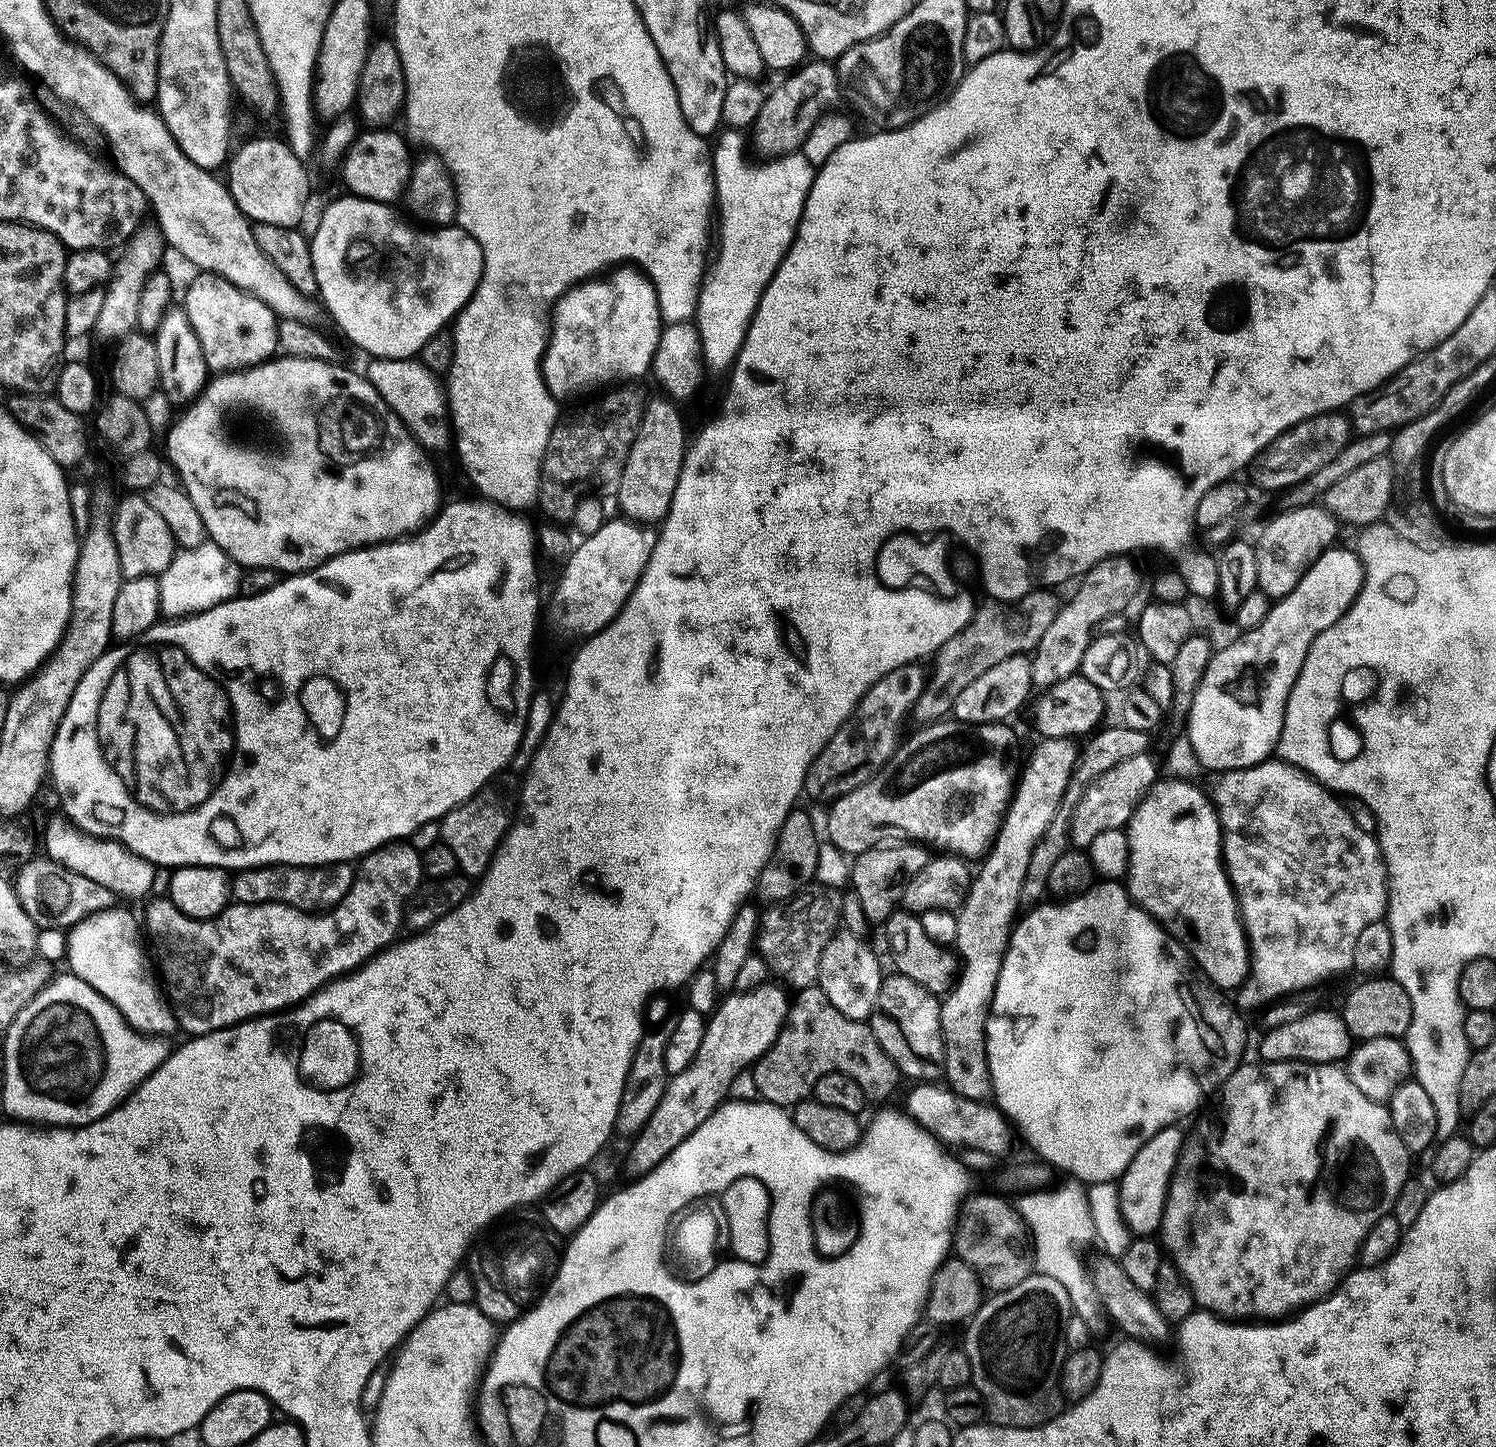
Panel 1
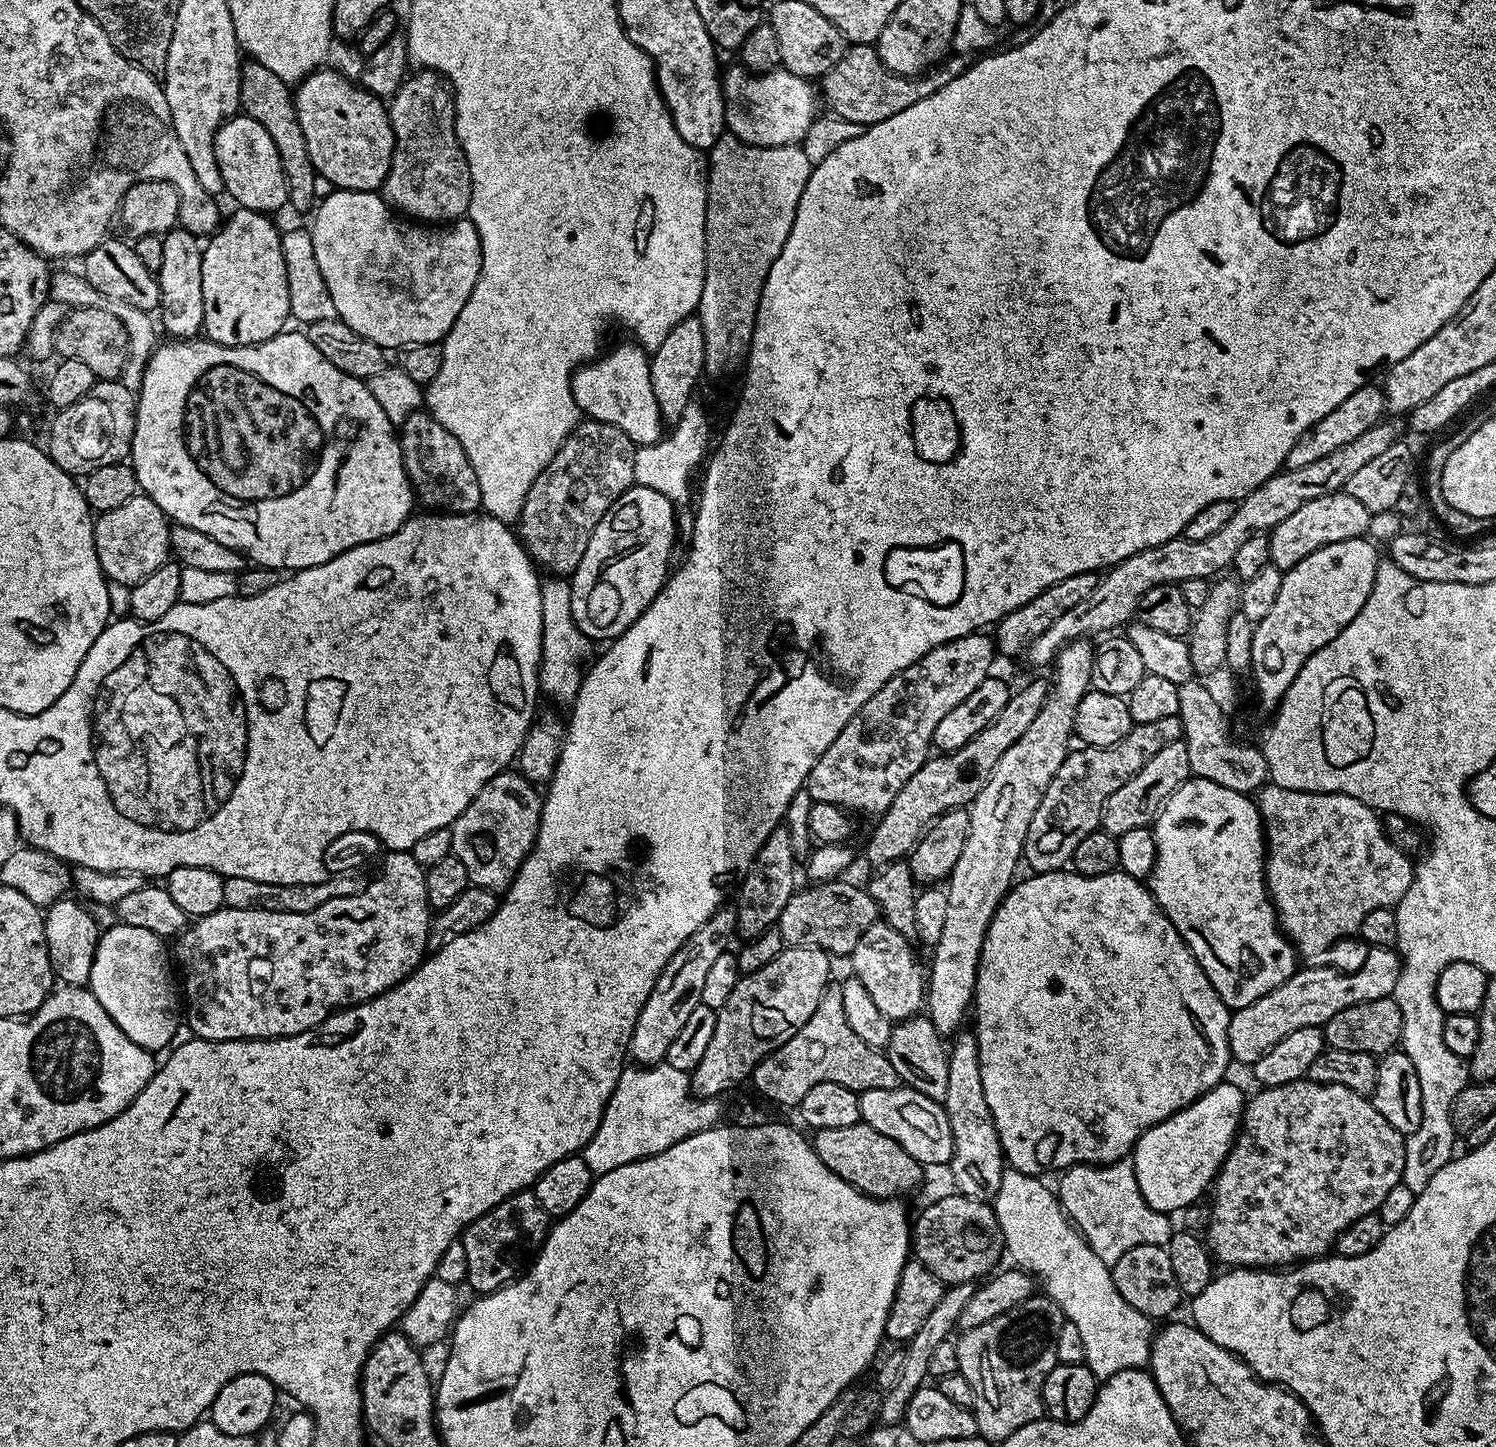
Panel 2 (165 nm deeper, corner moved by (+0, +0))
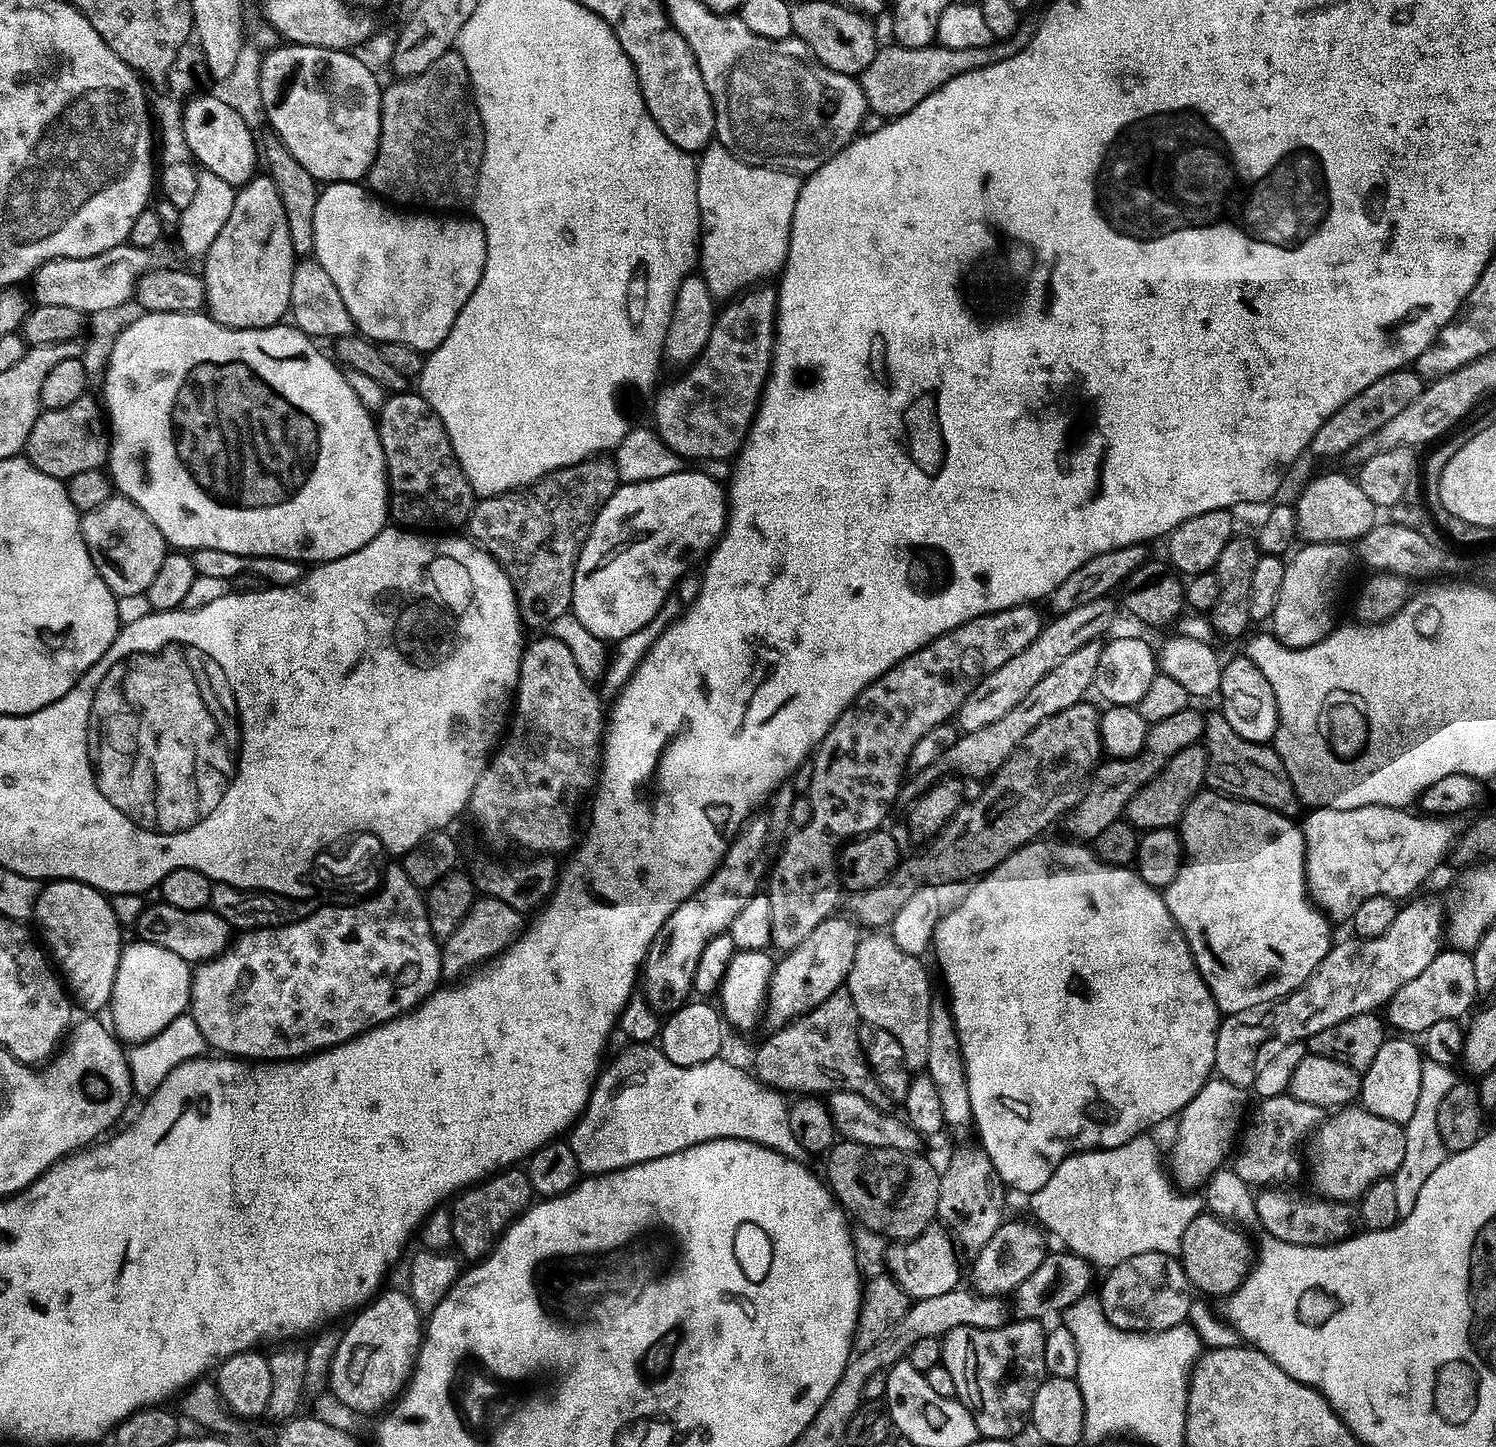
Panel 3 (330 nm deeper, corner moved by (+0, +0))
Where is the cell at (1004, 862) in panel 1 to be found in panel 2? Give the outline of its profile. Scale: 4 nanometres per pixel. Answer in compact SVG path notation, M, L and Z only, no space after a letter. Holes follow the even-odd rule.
M961 1030L951 1037L948 1048L948 1069L950 1082L946 1086L946 1098L942 1101L950 1118L954 1138L954 1150L950 1161L955 1191L975 1200L991 1201L1002 1186L1002 1174L1006 1171L1004 1148L990 1106L986 1106L986 1090L980 1069L980 1047L975 1031Z

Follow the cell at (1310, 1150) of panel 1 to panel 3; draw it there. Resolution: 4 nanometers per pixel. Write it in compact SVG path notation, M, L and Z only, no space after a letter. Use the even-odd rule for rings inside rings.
M1345 1106L1339 1110L1333 1111L1329 1116L1332 1117L1330 1117L1329 1120L1327 1117L1327 1119L1325 1119L1323 1123L1321 1123L1320 1127L1314 1132L1314 1138L1316 1138L1316 1141L1313 1142L1312 1148L1314 1151L1316 1151L1317 1164L1316 1173L1313 1174L1312 1180L1314 1183L1316 1183L1317 1190L1325 1196L1325 1198L1323 1197L1325 1201L1354 1200L1354 1202L1356 1202L1361 1199L1364 1192L1367 1191L1372 1184L1378 1183L1379 1180L1391 1177L1398 1170L1398 1166L1402 1166L1402 1157L1406 1155L1406 1138L1404 1137L1404 1130L1399 1124L1390 1122L1386 1118L1378 1118L1378 1114L1370 1114L1362 1106Z

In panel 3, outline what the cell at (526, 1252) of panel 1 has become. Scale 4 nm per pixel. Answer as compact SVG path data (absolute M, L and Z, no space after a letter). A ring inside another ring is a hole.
M523 1167L505 1168L481 1180L479 1184L465 1188L451 1201L452 1243L455 1251L469 1256L469 1261L476 1262L488 1255L496 1246L505 1228L533 1203L532 1184Z

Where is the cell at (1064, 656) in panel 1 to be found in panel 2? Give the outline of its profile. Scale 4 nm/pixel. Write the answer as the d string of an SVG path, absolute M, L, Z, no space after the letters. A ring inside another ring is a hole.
M1085 638L1070 642L1065 648L1060 649L1056 655L1054 667L1051 669L1050 687L1048 689L1048 701L1038 710L1034 722L1026 729L1026 734L998 758L998 766L990 774L986 786L972 801L968 817L970 818L970 830L966 838L966 846L962 846L962 854L958 858L958 866L954 866L952 875L946 881L948 890L948 909L942 938L931 949L932 969L926 972L926 1015L928 1020L938 1030L938 1034L945 1038L951 1038L961 1031L964 1015L969 1015L974 1004L976 990L976 972L980 969L980 951L984 945L984 939L988 933L990 922L998 910L998 906L1004 900L1004 895L1010 891L1016 876L1016 863L1021 863L1026 842L1026 830L1030 830L1030 818L1034 818L1034 810L1042 802L1054 774L1058 774L1058 766L1068 757L1070 745L1074 740L1076 730L1076 715L1078 714L1078 702L1092 688L1092 658L1094 644L1091 639Z

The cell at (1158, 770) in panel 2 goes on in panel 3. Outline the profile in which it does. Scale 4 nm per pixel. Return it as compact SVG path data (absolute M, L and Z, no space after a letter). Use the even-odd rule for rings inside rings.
M1203 743L1191 744L1178 750L1178 754L1174 754L1174 758L1170 758L1166 767L1149 784L1143 784L1128 799L1126 809L1128 823L1137 830L1173 827L1179 821L1184 808L1192 797L1205 787L1207 771L1208 751L1204 749Z

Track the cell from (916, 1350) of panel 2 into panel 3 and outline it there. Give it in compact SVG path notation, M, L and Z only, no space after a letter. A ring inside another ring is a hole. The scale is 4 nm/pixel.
M1005 1219L1000 1228L994 1230L990 1242L986 1242L986 1246L982 1246L979 1252L975 1253L971 1287L979 1295L1007 1297L1015 1293L1016 1288L1026 1278L1030 1278L1030 1274L1034 1274L1034 1270L1038 1270L1046 1255L1045 1233L1035 1223L1032 1224L1027 1224L1024 1220Z

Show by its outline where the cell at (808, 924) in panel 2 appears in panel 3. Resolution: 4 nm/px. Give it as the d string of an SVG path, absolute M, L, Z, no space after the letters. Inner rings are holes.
M1088 703L1070 706L1034 726L1024 743L994 774L992 788L969 804L961 803L948 825L927 841L921 852L905 855L888 879L873 888L857 891L852 896L855 923L868 930L887 929L894 914L902 908L902 902L914 890L922 890L922 886L945 886L959 876L979 877L1011 852L1035 841L1043 828L1055 822L1056 816L1070 812L1081 798L1086 773L1102 756L1100 712Z

